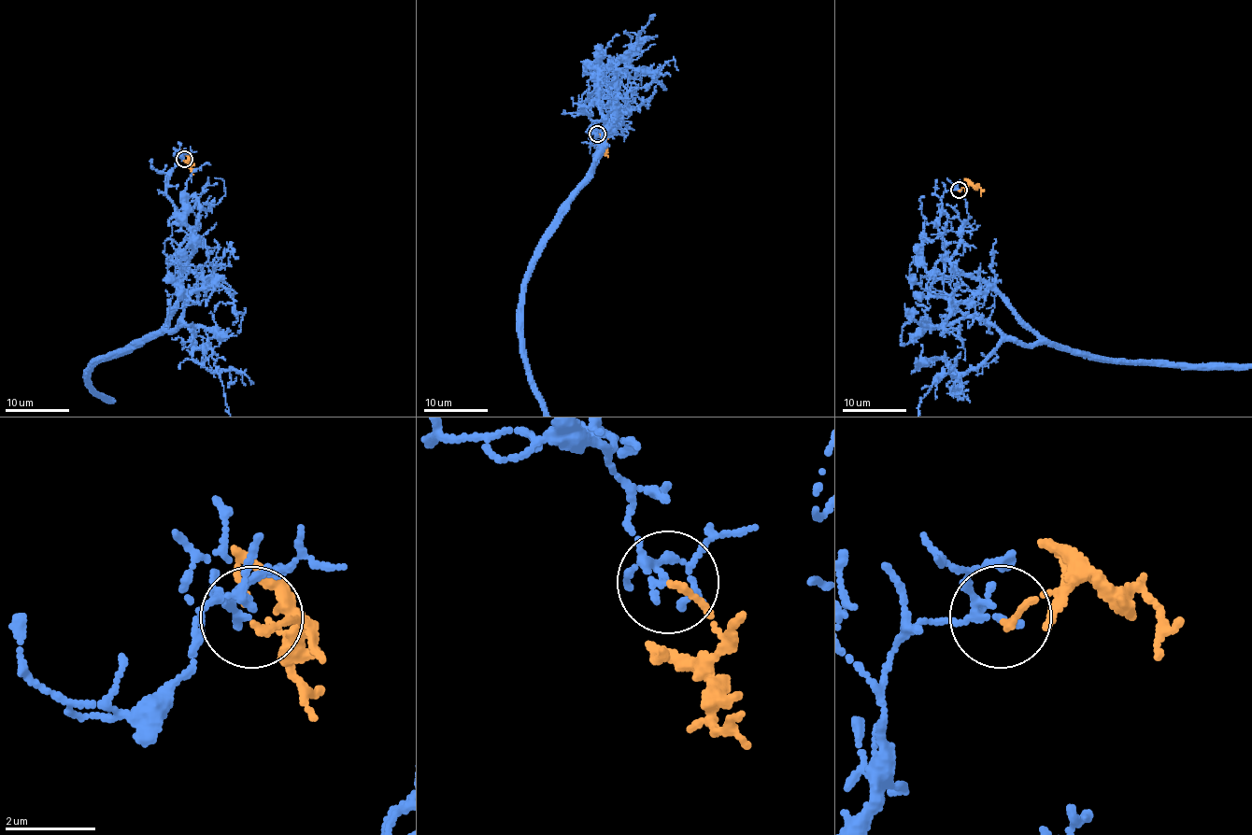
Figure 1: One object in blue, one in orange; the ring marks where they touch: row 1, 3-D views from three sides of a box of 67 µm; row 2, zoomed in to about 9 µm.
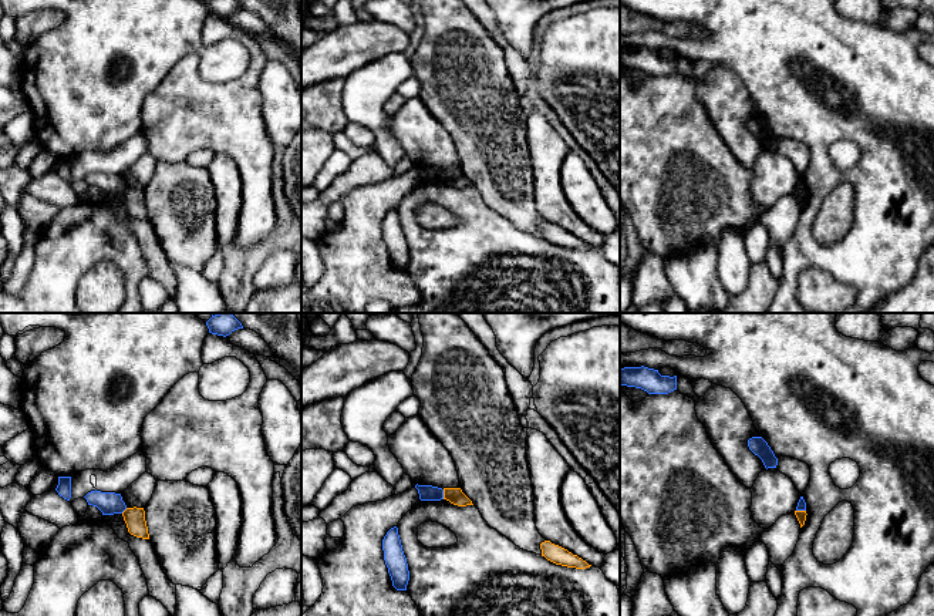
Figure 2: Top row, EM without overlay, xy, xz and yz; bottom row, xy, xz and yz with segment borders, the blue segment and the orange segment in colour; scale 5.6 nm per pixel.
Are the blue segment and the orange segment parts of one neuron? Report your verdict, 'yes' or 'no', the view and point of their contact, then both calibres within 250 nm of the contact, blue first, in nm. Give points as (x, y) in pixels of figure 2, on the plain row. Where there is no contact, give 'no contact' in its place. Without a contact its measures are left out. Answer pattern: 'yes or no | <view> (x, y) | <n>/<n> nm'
no | xz (442, 175) | 100/90 nm

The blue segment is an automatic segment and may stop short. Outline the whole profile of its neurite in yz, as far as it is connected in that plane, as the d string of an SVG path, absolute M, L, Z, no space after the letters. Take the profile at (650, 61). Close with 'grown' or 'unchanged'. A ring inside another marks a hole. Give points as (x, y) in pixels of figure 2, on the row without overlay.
M624 48L620 50L620 65L635 68L648 75L668 75L677 71L677 57L661 57L658 51L648 48Z | unchanged

